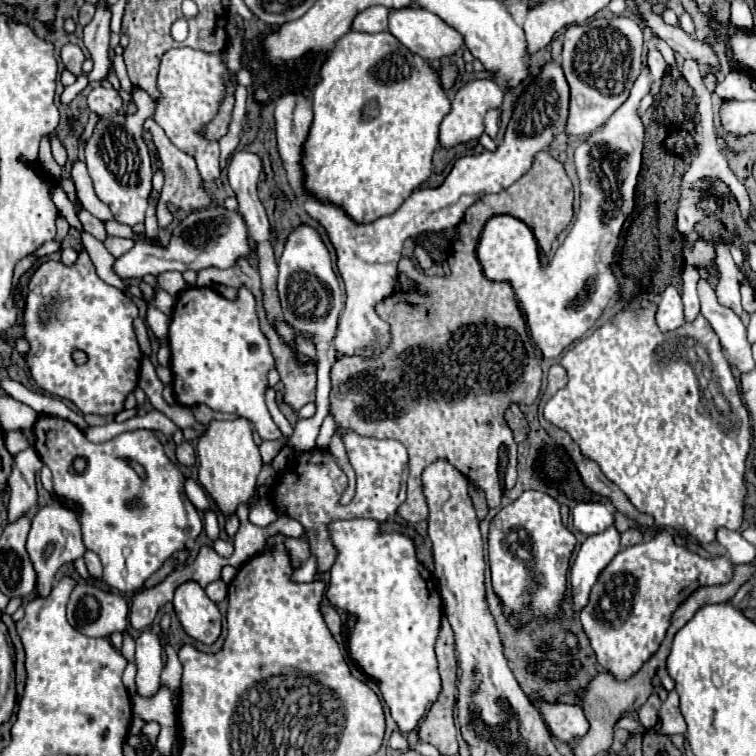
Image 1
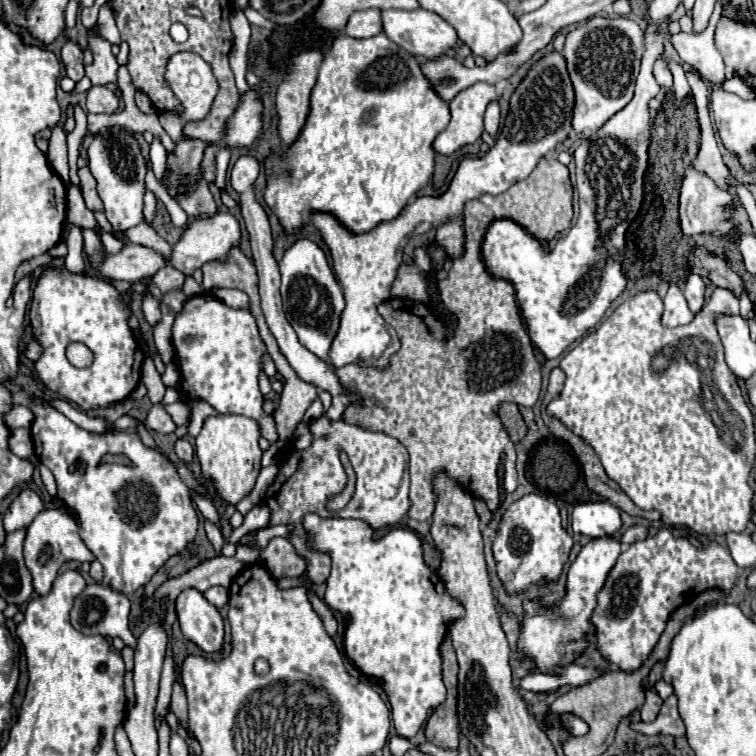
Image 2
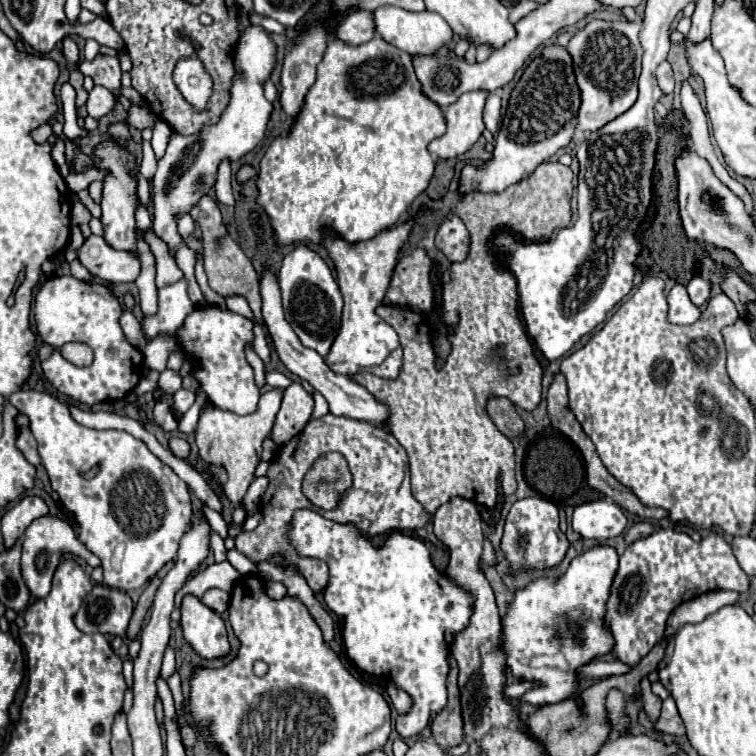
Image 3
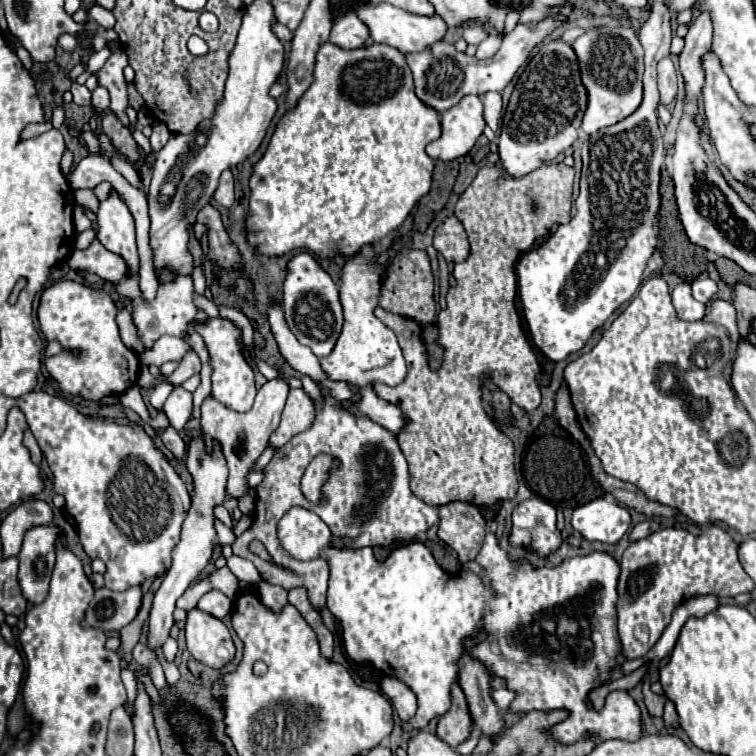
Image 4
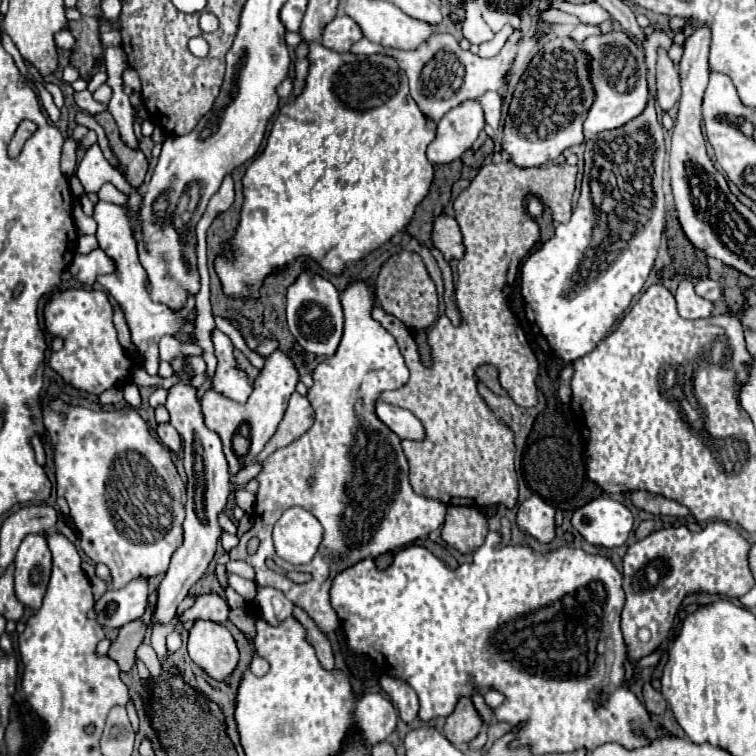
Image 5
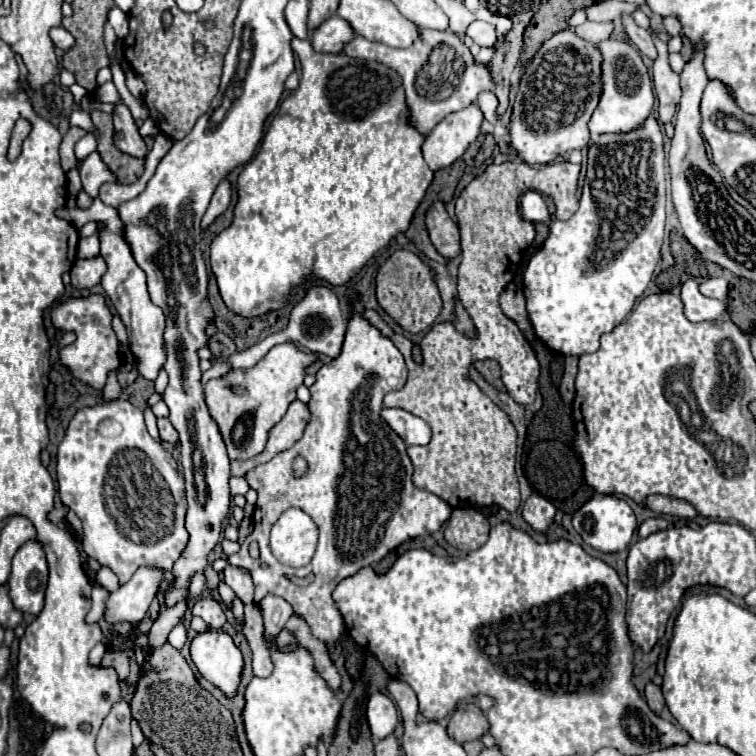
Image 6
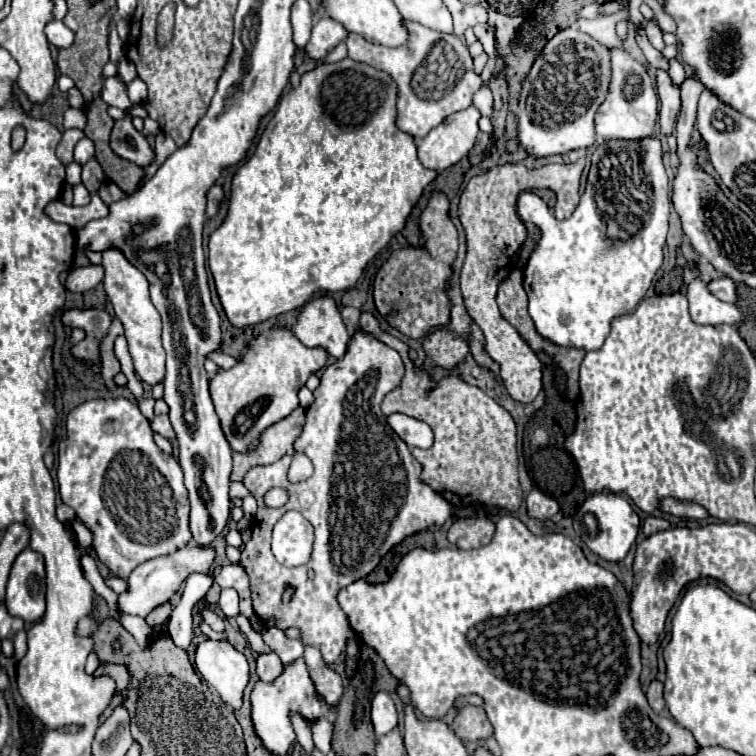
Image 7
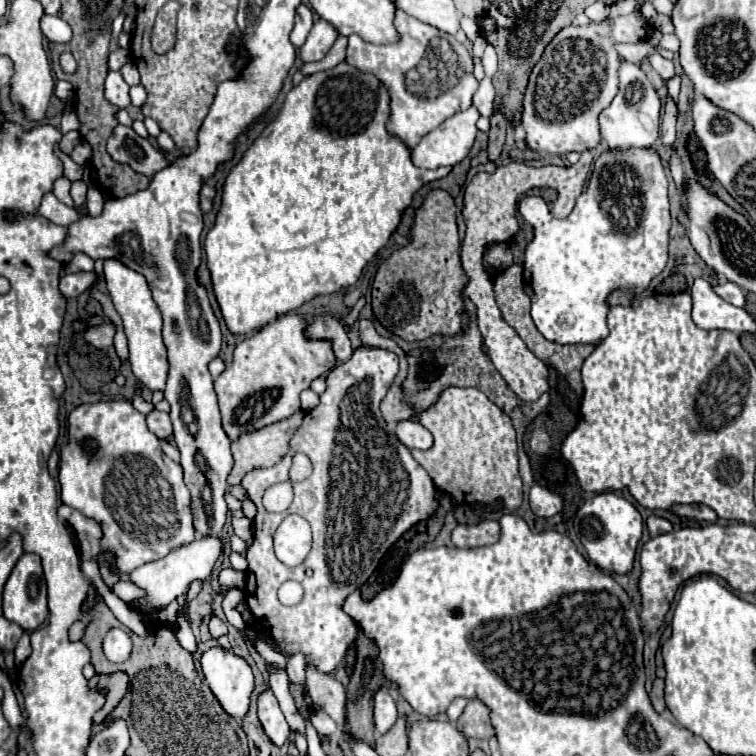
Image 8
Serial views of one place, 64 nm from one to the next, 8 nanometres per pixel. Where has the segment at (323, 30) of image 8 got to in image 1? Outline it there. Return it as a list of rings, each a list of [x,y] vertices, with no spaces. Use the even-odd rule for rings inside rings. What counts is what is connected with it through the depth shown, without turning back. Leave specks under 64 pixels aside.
[[[372,6],[364,12],[360,12],[352,24],[352,30],[362,30],[362,32],[384,32],[388,28],[388,16],[394,12],[392,8],[384,6]]]

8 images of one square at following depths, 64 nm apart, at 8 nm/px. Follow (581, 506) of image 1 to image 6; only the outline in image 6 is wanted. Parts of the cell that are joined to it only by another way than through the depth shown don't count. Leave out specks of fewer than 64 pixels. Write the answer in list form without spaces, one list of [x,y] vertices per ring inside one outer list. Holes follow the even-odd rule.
[[[595,493],[582,508],[574,512],[572,524],[574,524],[574,530],[592,548],[602,550],[602,552],[618,552],[630,544],[630,538],[636,528],[636,516],[624,500],[616,498],[615,495]]]

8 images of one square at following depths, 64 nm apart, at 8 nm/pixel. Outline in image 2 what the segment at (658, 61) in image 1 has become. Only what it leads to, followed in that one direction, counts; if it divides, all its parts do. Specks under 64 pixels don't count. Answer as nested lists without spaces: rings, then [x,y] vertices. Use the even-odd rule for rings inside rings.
[[[662,58],[656,60],[656,64],[654,64],[654,78],[666,90],[672,88],[672,74],[670,74],[670,70],[668,70],[668,66],[666,66],[666,62]]]

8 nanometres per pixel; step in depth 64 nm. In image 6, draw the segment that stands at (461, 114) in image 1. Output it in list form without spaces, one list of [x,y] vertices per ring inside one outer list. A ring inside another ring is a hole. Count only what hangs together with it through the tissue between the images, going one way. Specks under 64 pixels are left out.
[[[476,104],[448,114],[426,138],[422,152],[432,170],[446,168],[458,160],[466,148],[478,138],[482,126],[482,110]]]

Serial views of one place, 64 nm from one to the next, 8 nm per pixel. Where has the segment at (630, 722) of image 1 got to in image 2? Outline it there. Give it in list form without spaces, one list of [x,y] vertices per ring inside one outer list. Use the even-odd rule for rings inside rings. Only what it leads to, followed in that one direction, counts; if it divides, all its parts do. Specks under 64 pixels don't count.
[[[670,694],[670,696],[664,700],[662,710],[660,710],[656,722],[631,722],[630,727],[634,731],[648,736],[670,734],[670,736],[676,736],[676,738],[678,738],[678,736],[684,736],[684,734],[686,734],[686,726],[682,724],[682,718],[680,718],[680,714],[678,714],[678,698],[676,698],[674,694]]]

